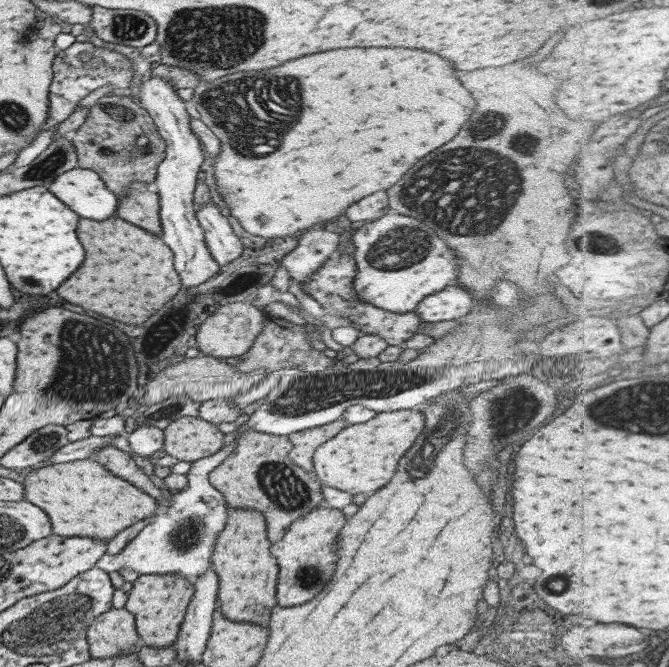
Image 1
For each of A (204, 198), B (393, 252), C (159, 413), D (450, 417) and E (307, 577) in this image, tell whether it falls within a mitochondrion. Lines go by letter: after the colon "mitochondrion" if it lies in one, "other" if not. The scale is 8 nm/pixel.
A: other
B: mitochondrion
C: mitochondrion
D: mitochondrion
E: mitochondrion

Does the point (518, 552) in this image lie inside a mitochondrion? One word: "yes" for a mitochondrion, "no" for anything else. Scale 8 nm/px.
no

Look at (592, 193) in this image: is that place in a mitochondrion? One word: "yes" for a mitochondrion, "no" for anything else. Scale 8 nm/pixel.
no

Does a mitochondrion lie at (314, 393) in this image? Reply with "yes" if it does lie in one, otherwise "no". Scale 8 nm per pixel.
yes

